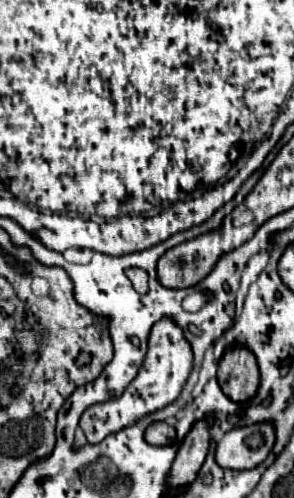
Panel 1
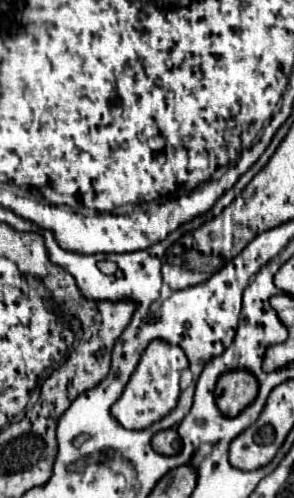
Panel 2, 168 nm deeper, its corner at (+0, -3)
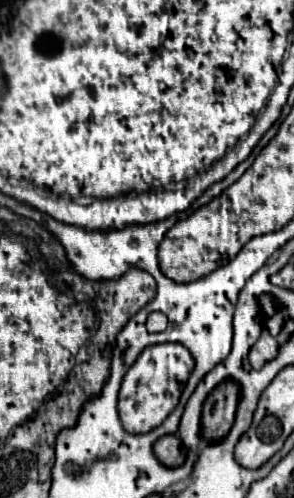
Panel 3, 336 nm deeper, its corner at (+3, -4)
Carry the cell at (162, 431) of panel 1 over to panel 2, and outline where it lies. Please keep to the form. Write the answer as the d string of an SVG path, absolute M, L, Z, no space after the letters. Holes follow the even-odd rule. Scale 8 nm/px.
M169 428L169 430L161 430L161 434L155 434L153 440L153 450L159 452L159 454L165 454L165 456L173 456L173 454L179 454L181 452L181 436L177 434L175 428Z

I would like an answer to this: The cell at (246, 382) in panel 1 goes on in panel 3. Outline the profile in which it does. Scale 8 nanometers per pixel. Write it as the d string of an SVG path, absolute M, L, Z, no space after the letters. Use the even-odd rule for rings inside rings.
M222 381L212 389L202 409L202 435L206 439L218 441L230 431L238 401L240 385L236 381Z

